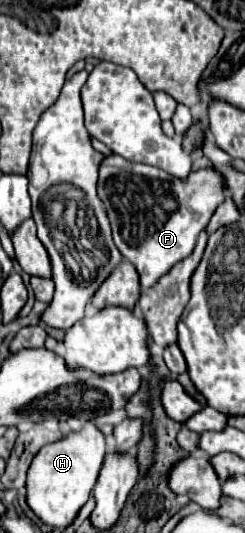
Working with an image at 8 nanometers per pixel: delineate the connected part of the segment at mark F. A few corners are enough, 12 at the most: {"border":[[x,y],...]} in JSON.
{"border":[[114,153],[98,197],[152,287],[192,253],[222,175],[180,181]]}

